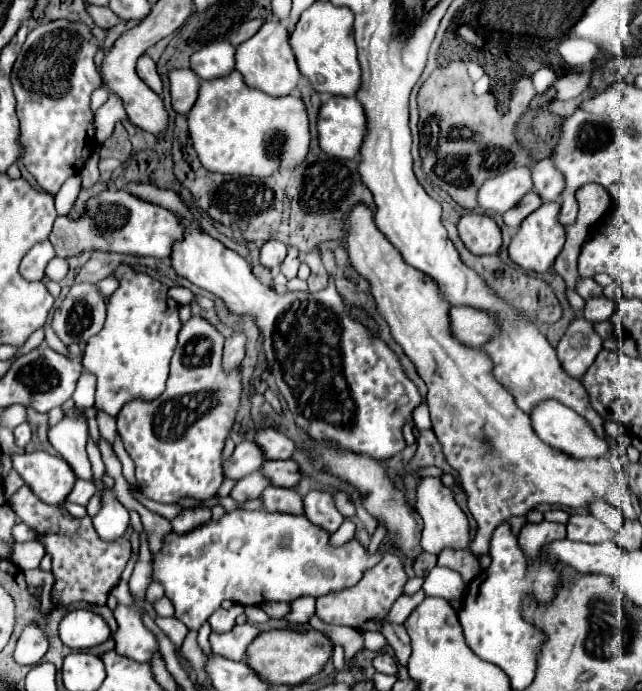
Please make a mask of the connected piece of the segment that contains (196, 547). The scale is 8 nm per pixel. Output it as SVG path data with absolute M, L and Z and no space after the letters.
M232 510L224 514L220 522L210 520L208 524L188 532L186 536L178 536L174 532L168 534L164 540L164 550L154 556L152 578L162 582L162 586L166 588L166 596L174 604L176 618L184 622L188 630L198 630L208 620L208 616L220 608L224 600L232 600L242 606L256 606L268 600L292 602L300 596L318 598L354 586L356 582L360 582L366 570L382 560L382 552L370 556L358 540L350 540L348 544L334 548L328 546L328 538L328 532L318 530L318 526L312 526L304 516L266 510Z

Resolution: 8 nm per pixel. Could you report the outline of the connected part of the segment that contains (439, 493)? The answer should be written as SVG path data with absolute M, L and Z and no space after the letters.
M422 480L418 484L418 494L416 494L416 510L424 520L424 530L422 530L422 548L434 556L438 556L442 550L466 550L470 546L470 524L466 514L460 510L456 504L452 492L438 480Z

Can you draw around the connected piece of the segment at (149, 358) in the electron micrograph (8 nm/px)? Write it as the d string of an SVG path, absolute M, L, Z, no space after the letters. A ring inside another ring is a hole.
M120 264L112 276L118 280L118 290L106 302L106 322L104 328L92 336L84 348L82 366L96 376L96 408L104 410L110 416L116 416L126 402L132 400L156 400L164 392L168 378L170 358L176 348L176 336L180 330L178 320L178 302L166 302L168 288L144 272L136 272L128 264Z

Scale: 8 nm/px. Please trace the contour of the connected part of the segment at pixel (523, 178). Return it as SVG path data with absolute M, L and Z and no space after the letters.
M516 168L508 170L504 174L498 174L496 178L490 178L480 186L478 190L478 206L488 212L504 214L506 210L514 208L520 198L532 188L532 176L530 168Z

